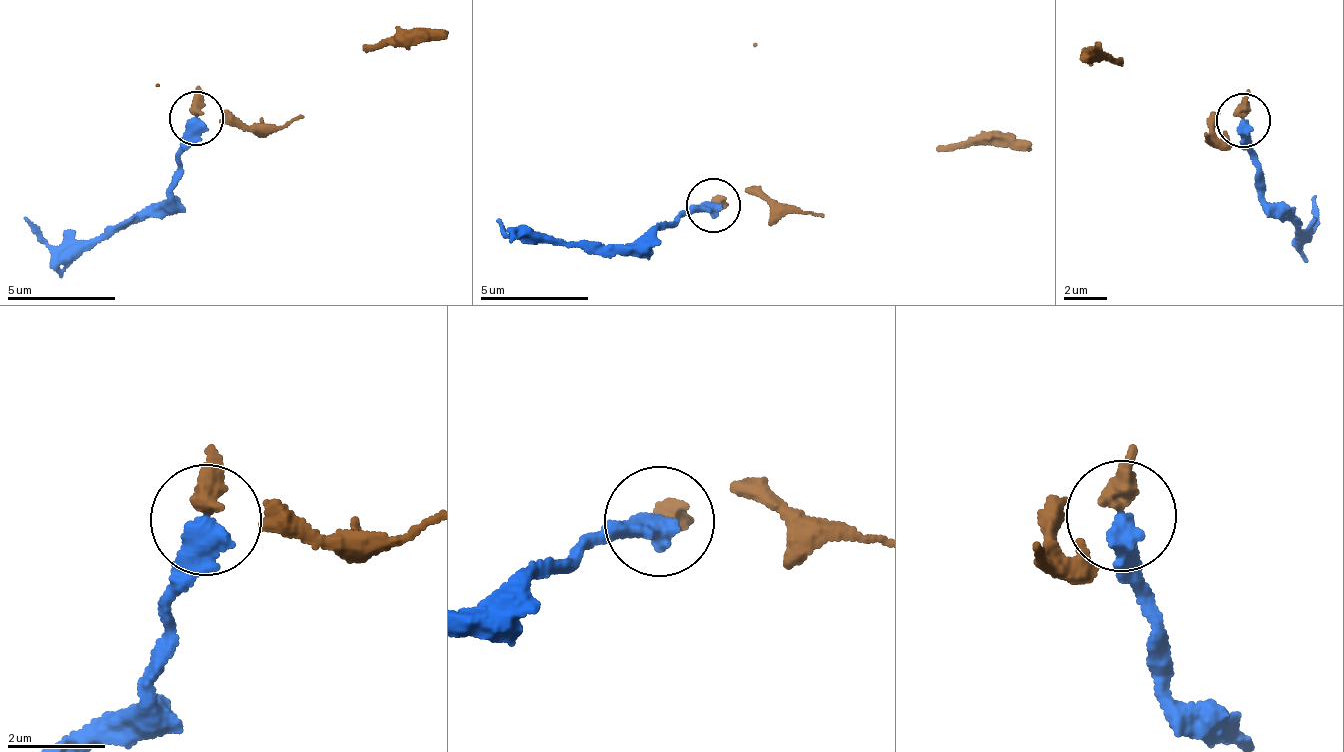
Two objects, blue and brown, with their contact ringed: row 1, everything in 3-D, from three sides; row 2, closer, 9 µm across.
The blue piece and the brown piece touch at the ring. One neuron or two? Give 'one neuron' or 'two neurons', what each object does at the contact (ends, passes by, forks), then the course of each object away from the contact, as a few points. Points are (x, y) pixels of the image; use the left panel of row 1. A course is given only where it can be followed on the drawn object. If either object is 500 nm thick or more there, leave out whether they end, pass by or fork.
two neurons | blue via (195, 119), (172, 194), (157, 205), (58, 246), (23, 219) | brown via (195, 114), (219, 110), (253, 126), (284, 129), (362, 49), (436, 41), (444, 33)

